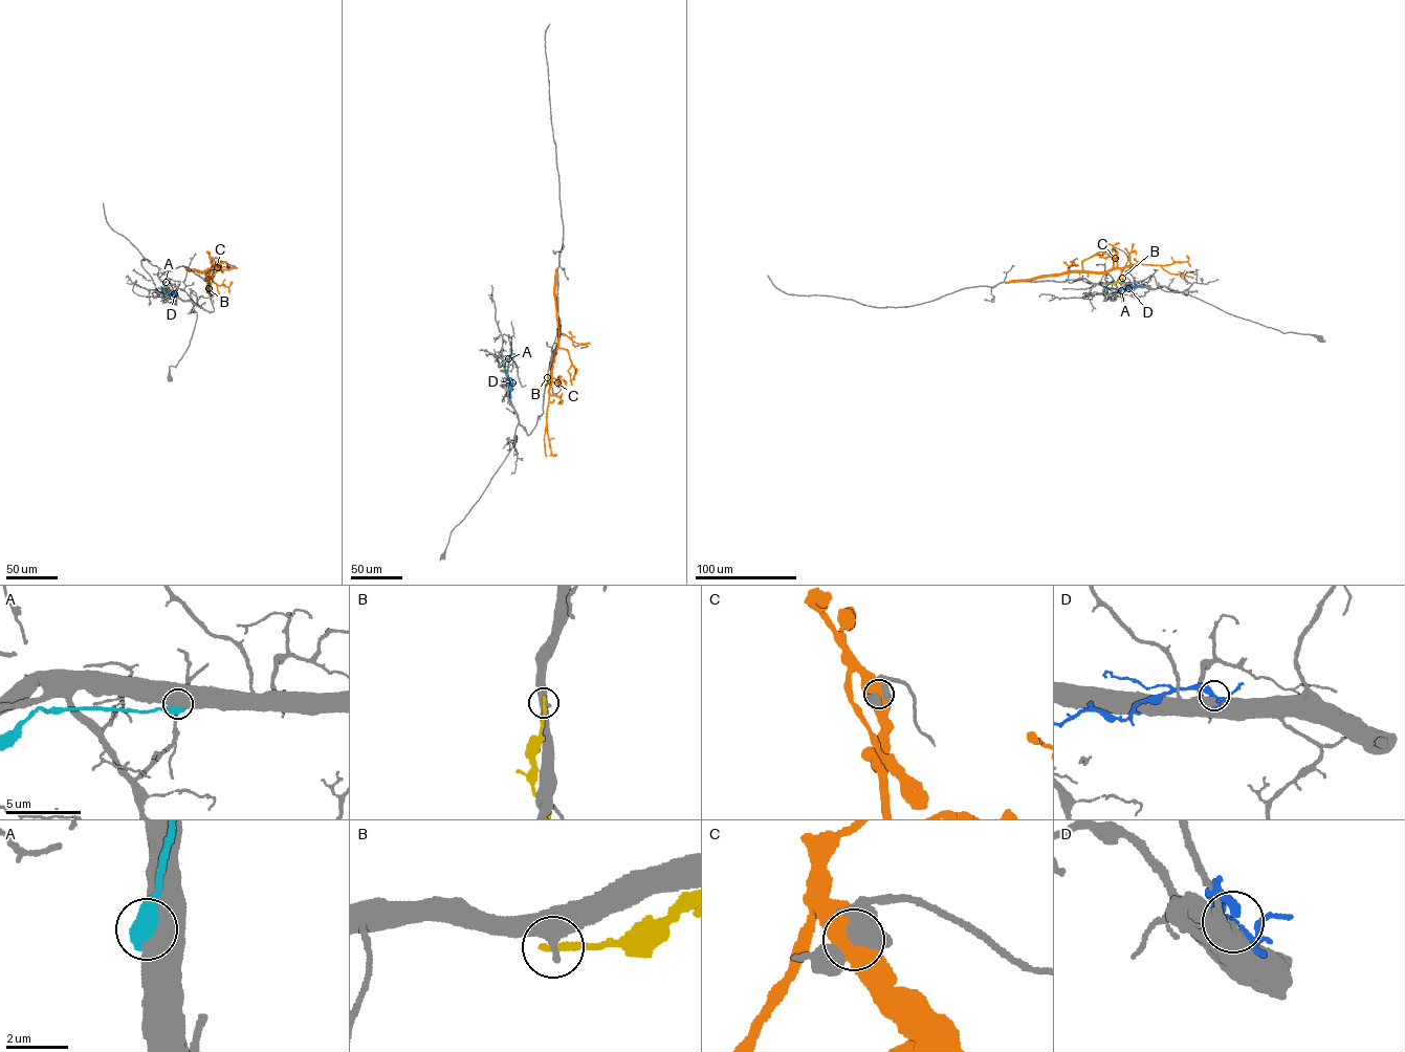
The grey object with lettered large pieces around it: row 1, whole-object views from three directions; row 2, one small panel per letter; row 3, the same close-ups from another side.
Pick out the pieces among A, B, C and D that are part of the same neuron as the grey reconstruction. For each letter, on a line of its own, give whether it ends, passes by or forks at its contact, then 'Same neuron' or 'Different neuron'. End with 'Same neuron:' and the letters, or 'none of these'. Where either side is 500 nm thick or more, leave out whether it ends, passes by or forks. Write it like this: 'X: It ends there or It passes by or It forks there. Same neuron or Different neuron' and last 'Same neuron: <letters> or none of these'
A: Different neuron
B: Different neuron
C: Different neuron
D: Different neuron
Same neuron: none of these

